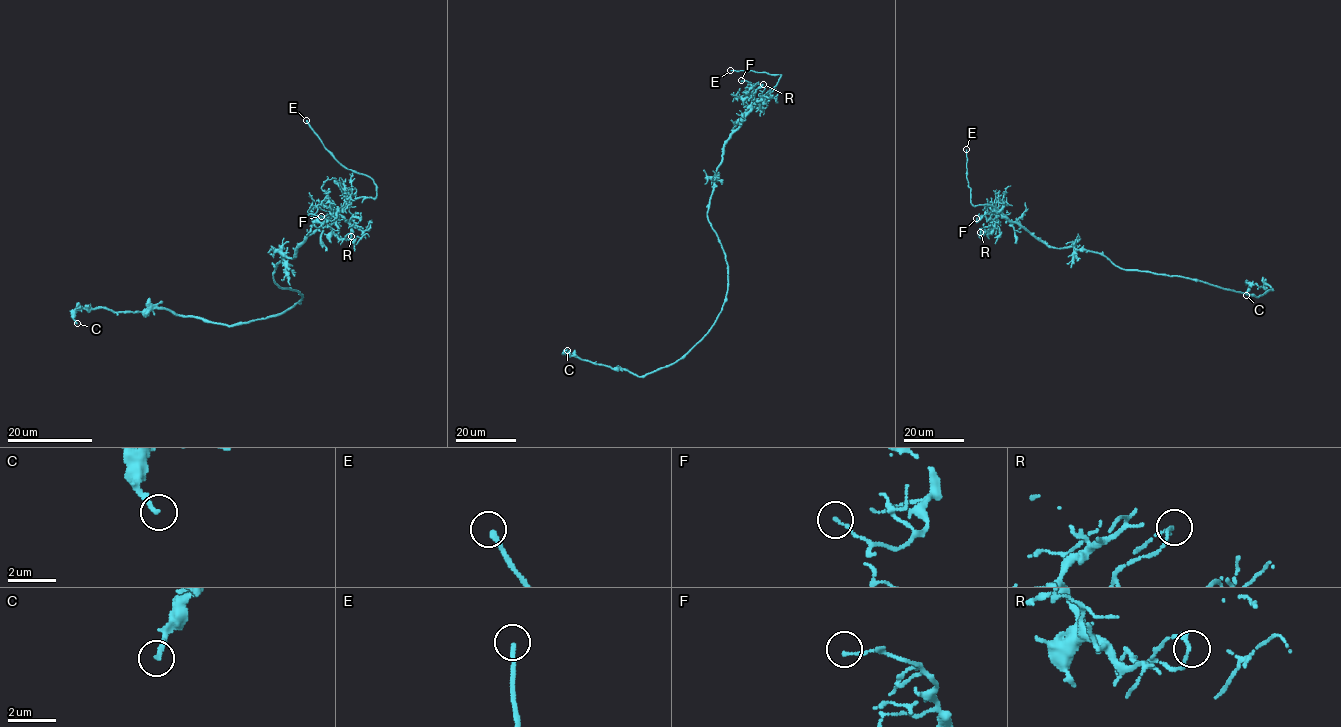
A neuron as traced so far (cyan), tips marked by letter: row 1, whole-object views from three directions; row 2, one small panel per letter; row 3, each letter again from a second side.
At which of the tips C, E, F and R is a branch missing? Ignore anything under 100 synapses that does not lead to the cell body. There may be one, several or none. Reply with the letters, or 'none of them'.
E

